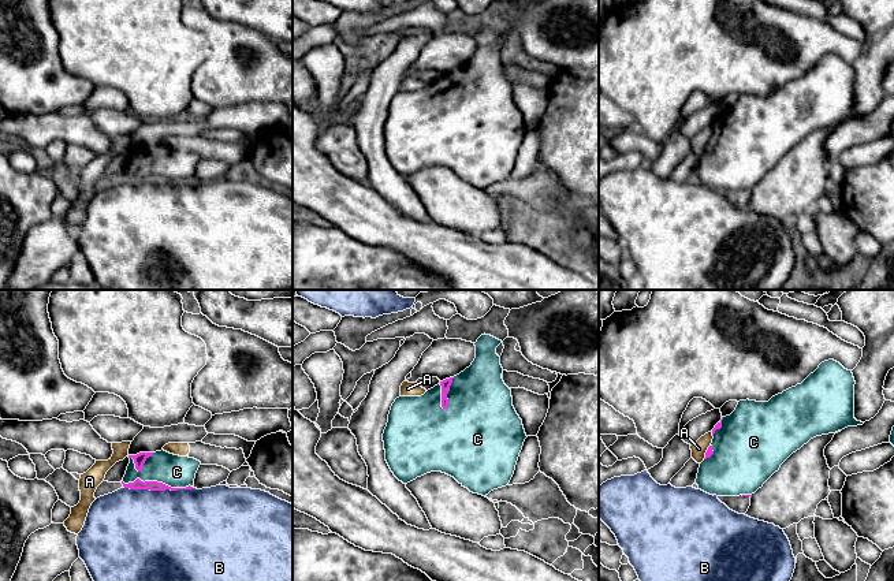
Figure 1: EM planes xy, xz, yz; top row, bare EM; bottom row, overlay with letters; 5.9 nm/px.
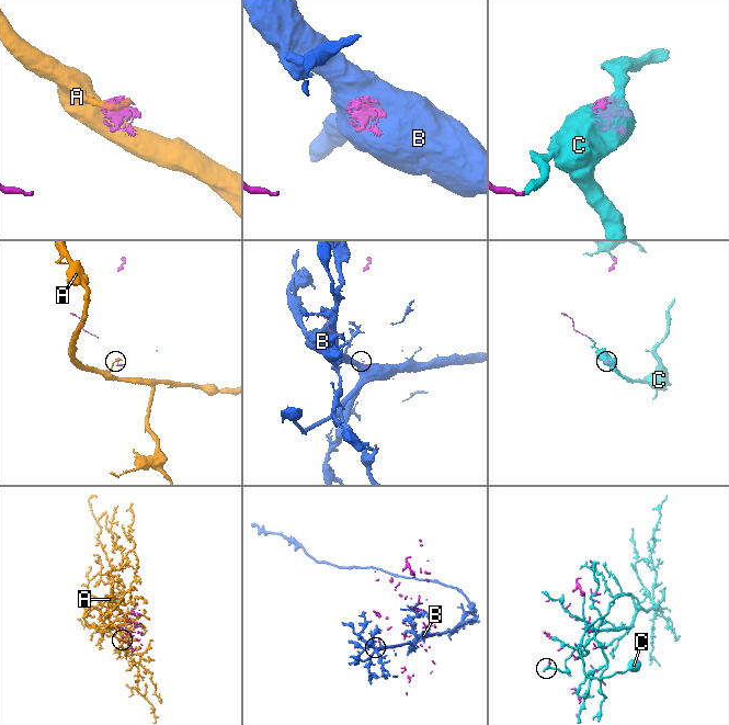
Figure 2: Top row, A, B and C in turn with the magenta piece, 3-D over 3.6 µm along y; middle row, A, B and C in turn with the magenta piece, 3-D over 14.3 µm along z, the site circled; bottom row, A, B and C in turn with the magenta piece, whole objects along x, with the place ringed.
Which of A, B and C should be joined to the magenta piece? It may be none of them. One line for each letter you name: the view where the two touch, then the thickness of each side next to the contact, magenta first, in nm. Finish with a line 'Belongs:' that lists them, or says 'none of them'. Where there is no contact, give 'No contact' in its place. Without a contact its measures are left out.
C: Touches magenta in xy. Thickness 60 nm (magenta) against 190 nm
Belongs: C

